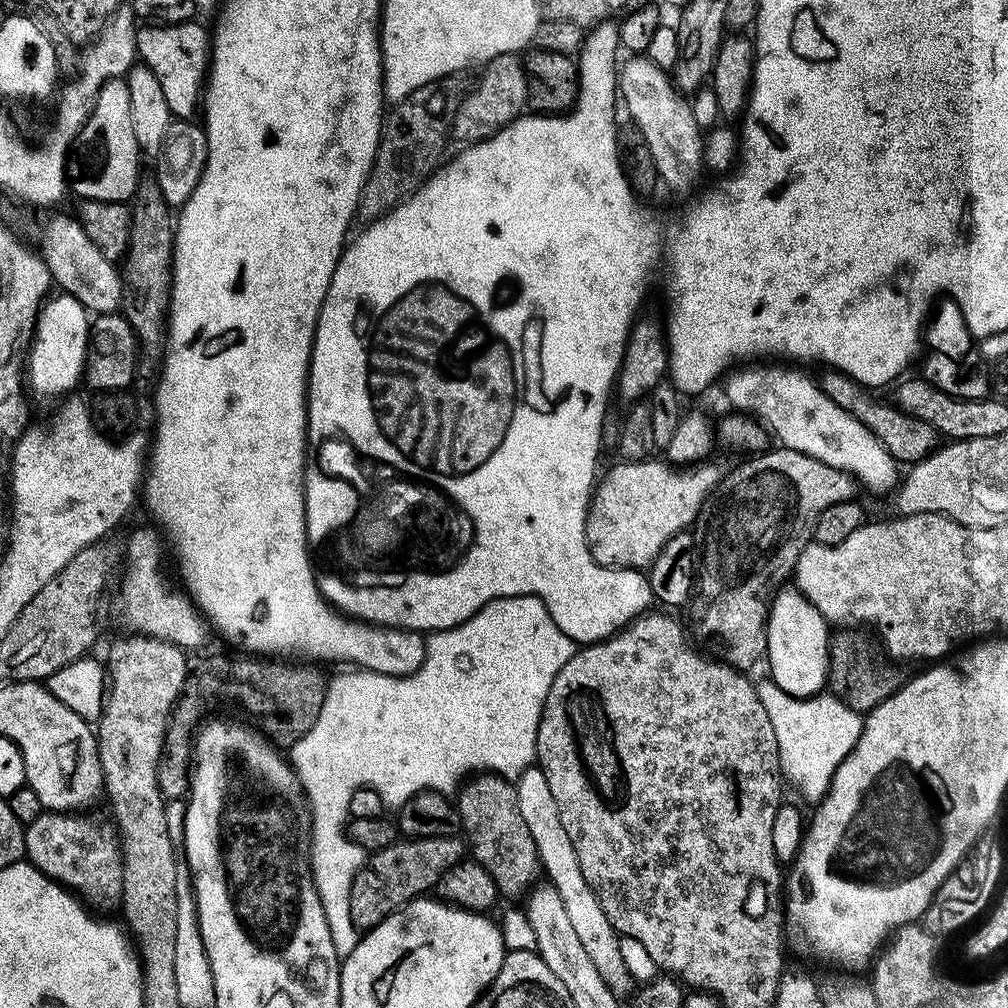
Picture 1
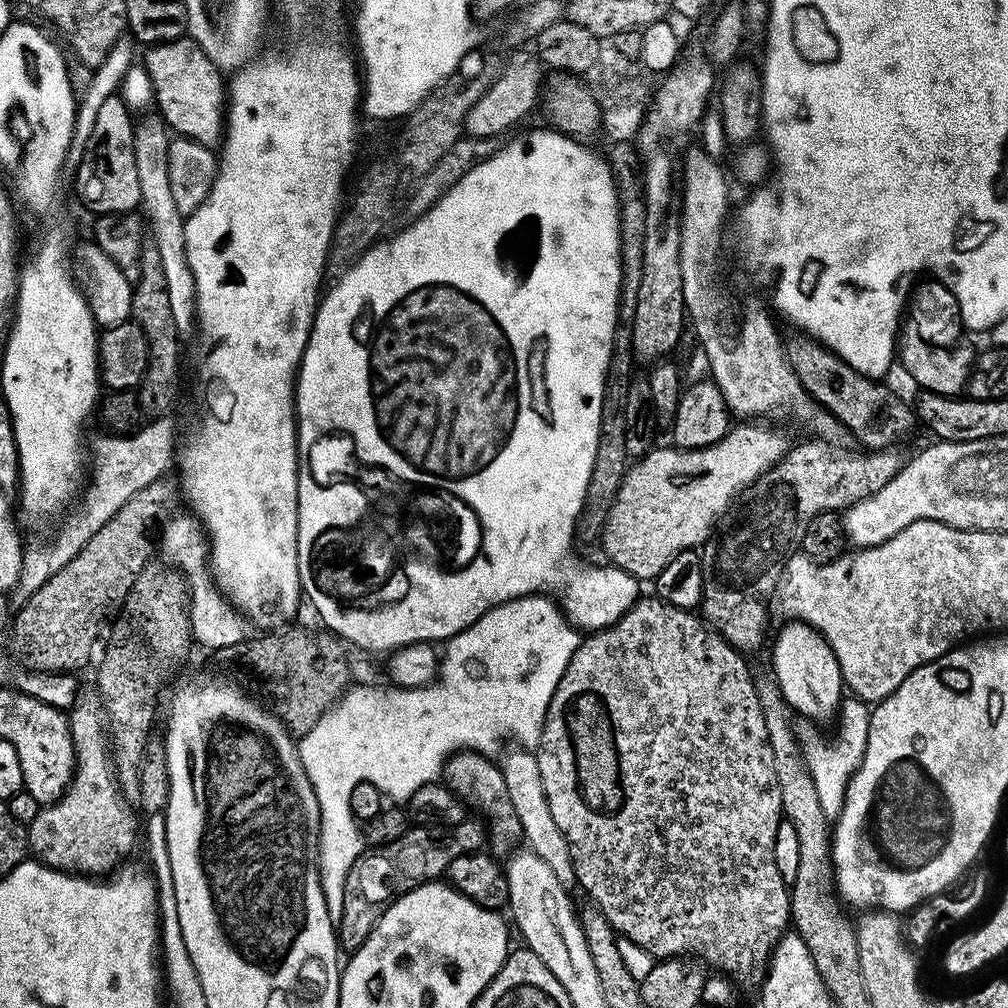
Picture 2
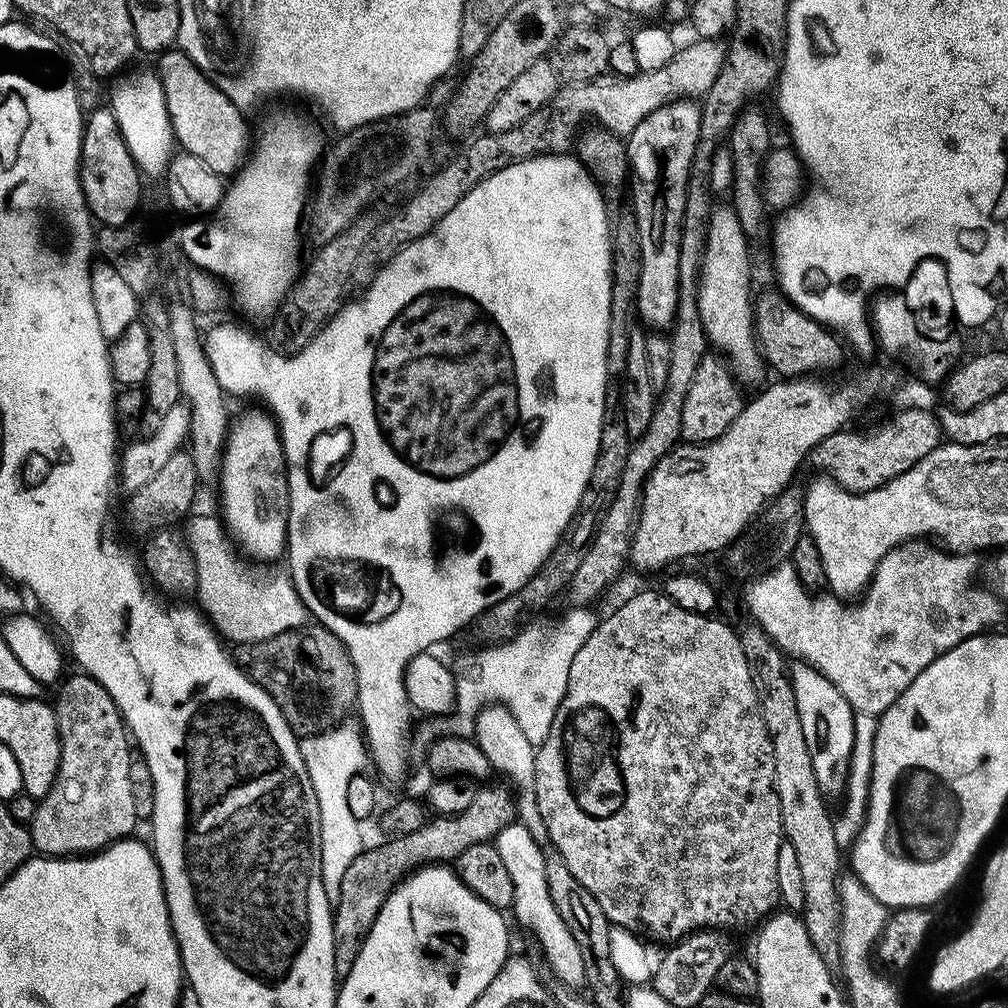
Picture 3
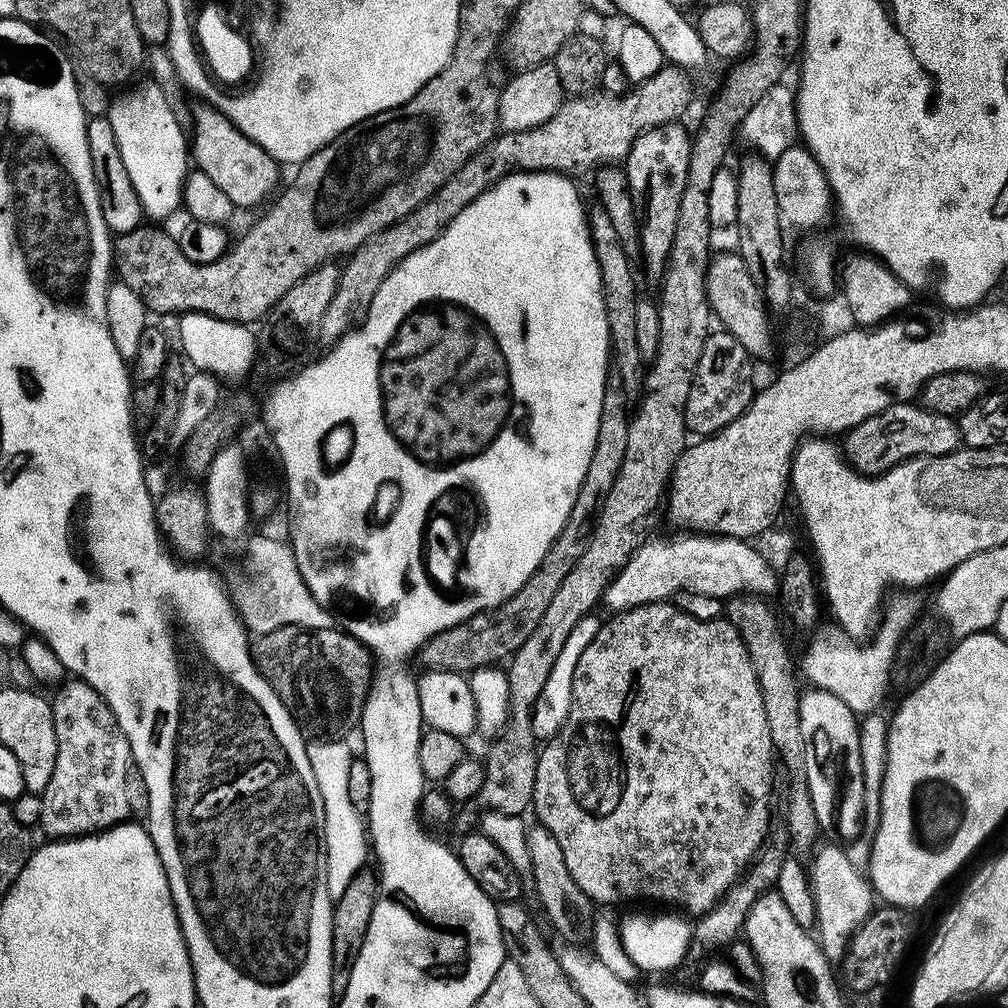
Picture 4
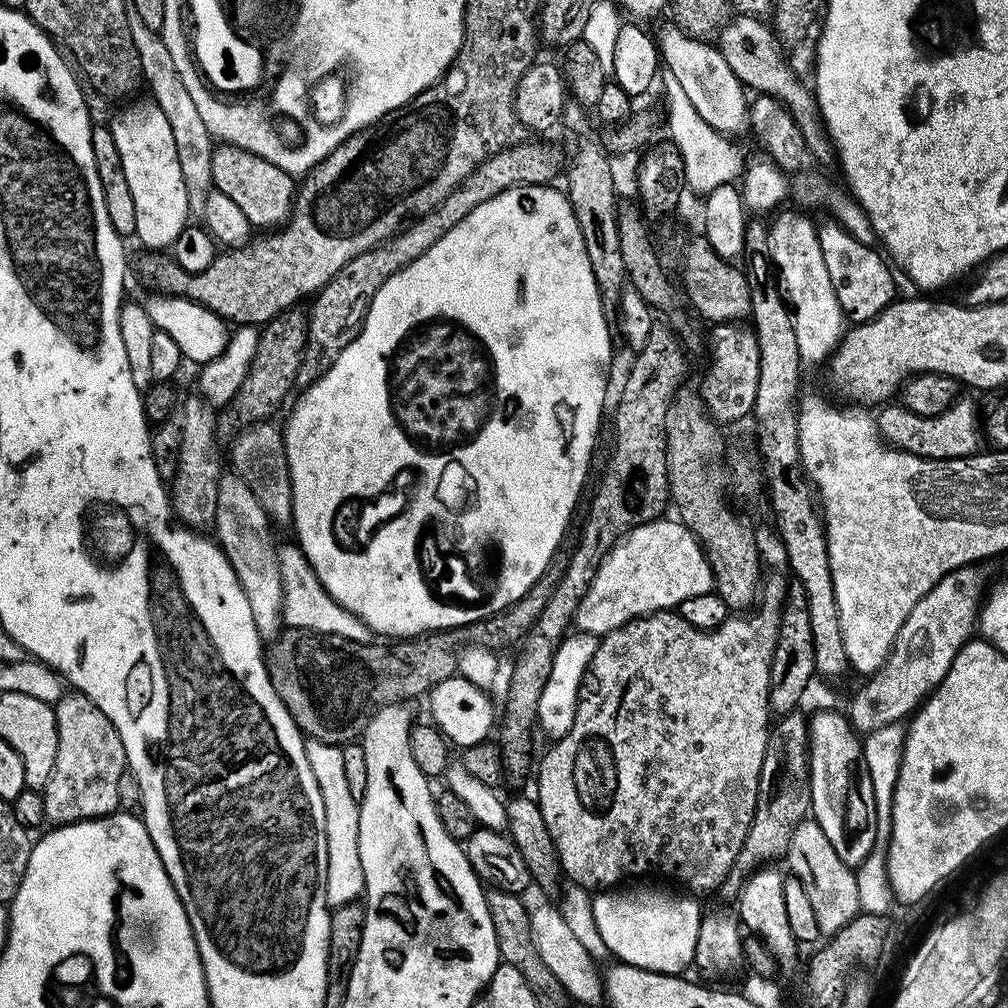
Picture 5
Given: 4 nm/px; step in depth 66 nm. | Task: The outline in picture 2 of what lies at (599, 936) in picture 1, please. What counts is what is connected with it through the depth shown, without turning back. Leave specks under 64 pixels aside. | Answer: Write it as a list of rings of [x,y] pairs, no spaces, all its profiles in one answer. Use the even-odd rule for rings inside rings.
[[[520,751],[524,752],[506,753],[504,760],[502,759],[500,764],[500,769],[506,778],[506,794],[510,794],[510,802],[514,806],[514,814],[518,814],[518,822],[520,823],[523,839],[526,841],[527,847],[531,848],[534,854],[538,854],[538,858],[542,858],[542,862],[546,862],[546,866],[550,866],[550,870],[554,870],[554,874],[558,874],[560,880],[565,882],[575,881],[576,871],[572,865],[568,843],[562,834],[562,830],[558,830],[558,826],[554,826],[554,814],[550,814],[550,806],[546,802],[546,790],[542,790],[542,774],[538,774],[538,762],[531,751]]]

